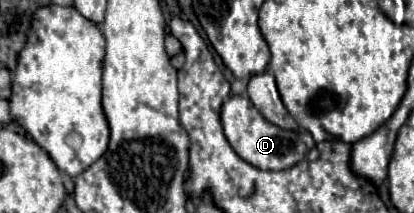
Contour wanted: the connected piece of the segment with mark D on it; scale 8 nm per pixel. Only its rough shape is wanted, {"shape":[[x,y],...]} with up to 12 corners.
{"shape":[[247,97],[223,103],[221,123],[235,153],[279,171],[315,147],[305,129],[269,123]]}

